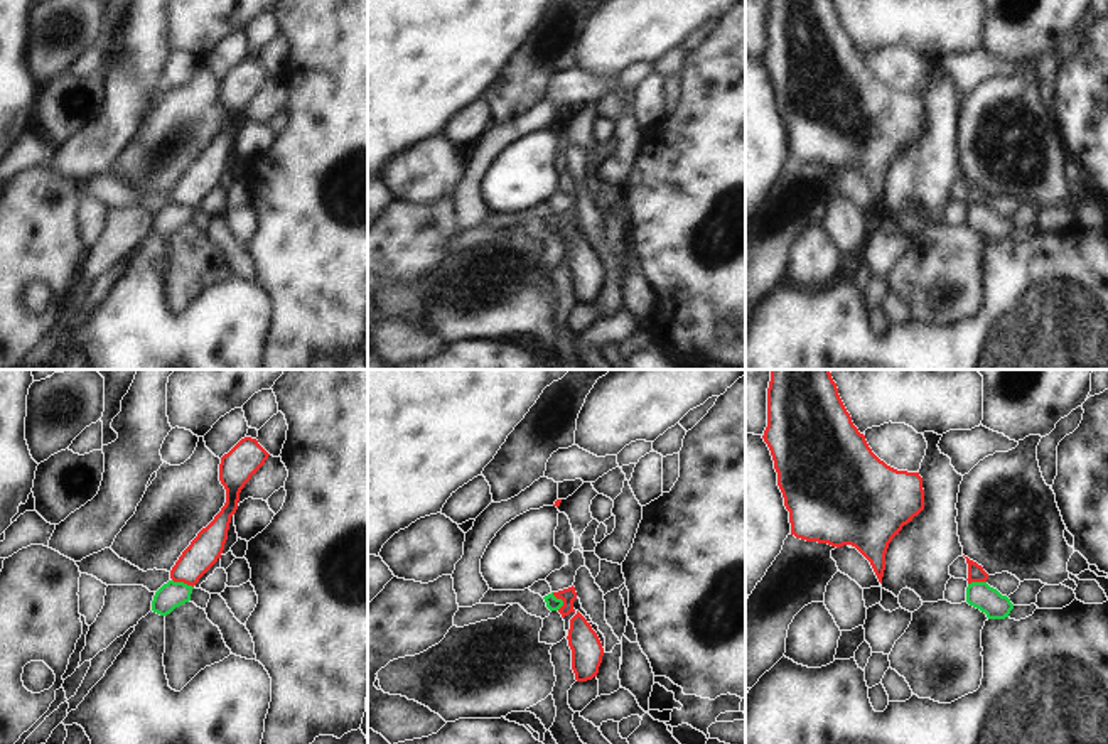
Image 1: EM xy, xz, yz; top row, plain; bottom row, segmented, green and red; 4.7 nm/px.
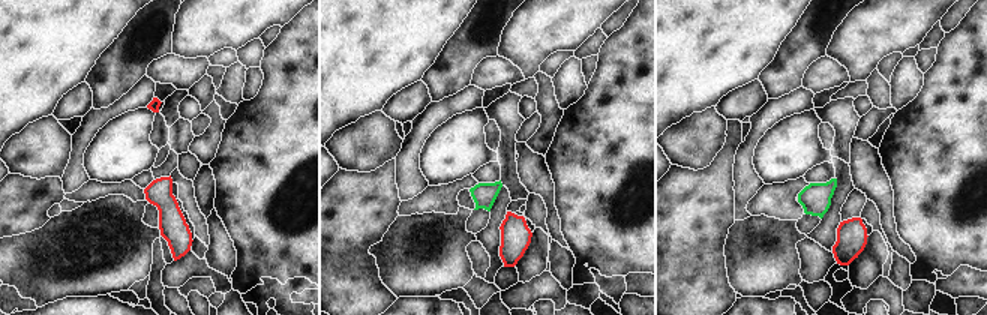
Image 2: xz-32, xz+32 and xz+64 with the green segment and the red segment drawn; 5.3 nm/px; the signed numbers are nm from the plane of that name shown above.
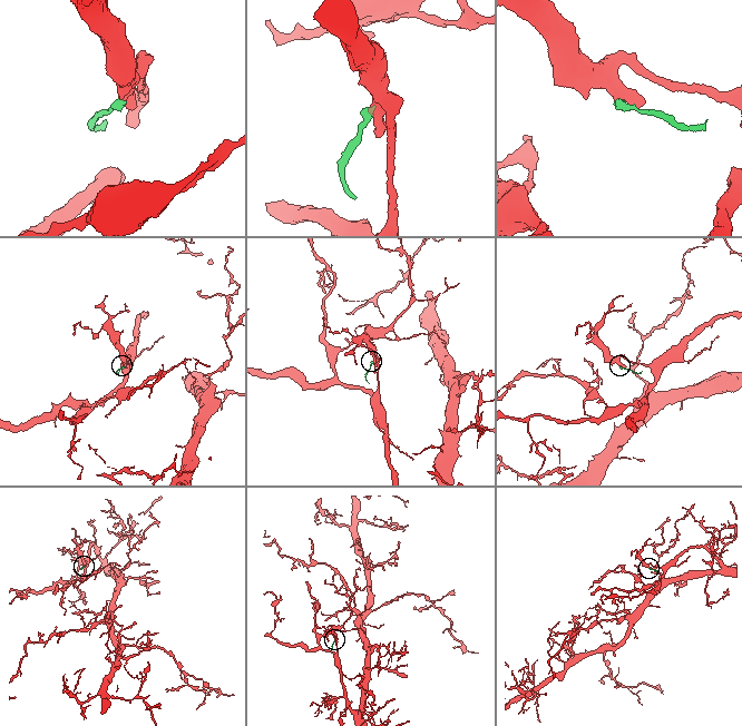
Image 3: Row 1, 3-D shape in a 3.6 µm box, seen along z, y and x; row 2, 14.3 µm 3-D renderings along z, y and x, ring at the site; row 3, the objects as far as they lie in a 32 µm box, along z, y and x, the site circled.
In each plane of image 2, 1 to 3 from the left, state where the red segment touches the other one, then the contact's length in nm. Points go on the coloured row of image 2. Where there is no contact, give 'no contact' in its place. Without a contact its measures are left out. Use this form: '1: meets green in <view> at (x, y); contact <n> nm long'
1: no contact
2: no contact
3: no contact

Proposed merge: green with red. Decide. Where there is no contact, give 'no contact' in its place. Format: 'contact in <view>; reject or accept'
contact in xy; reject

